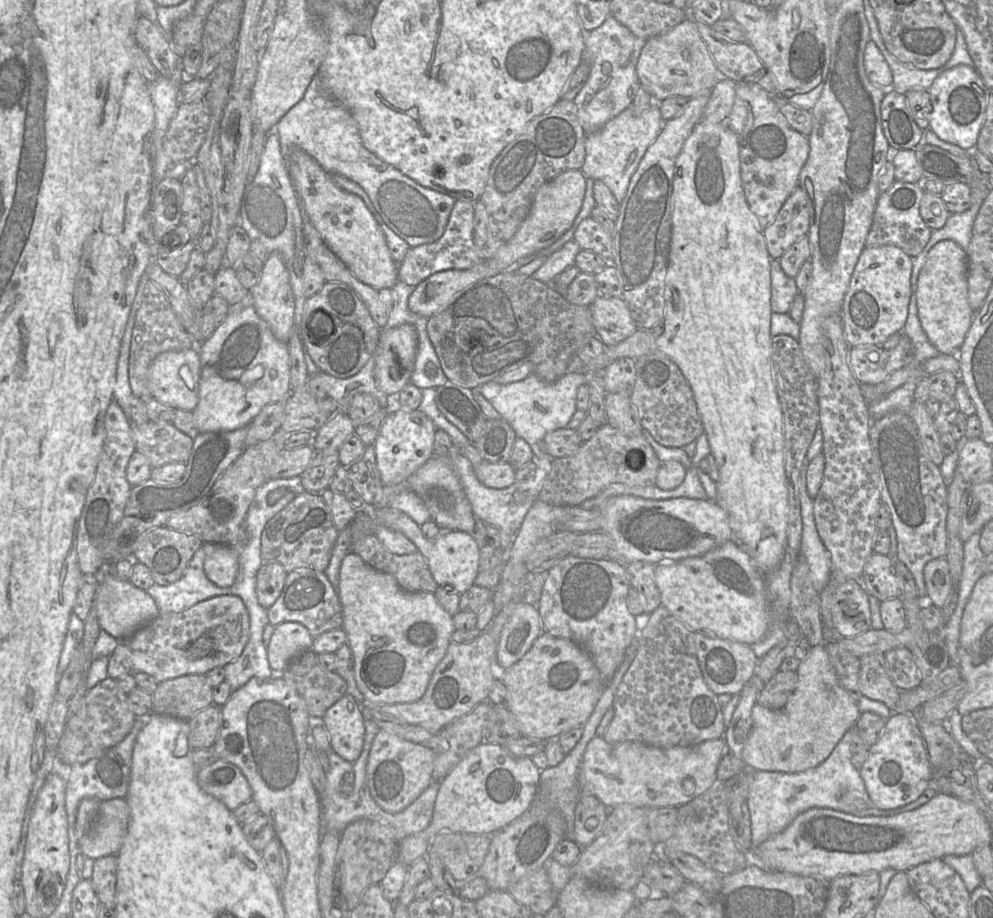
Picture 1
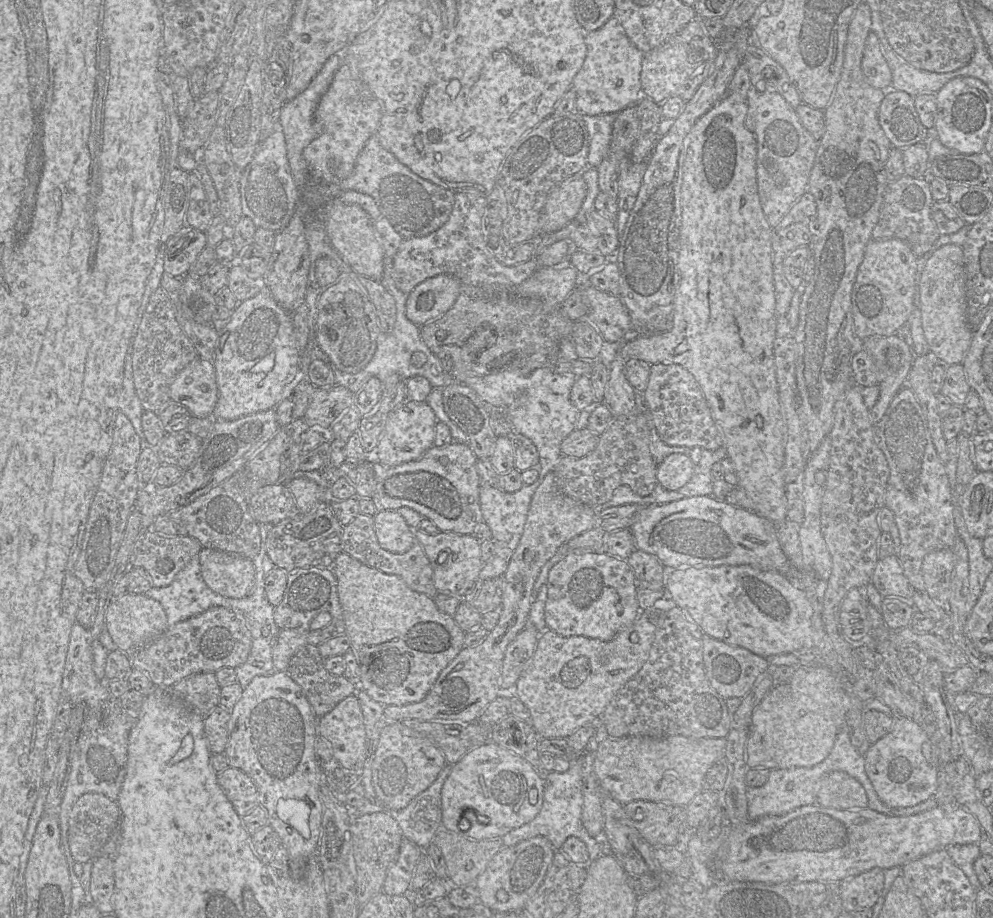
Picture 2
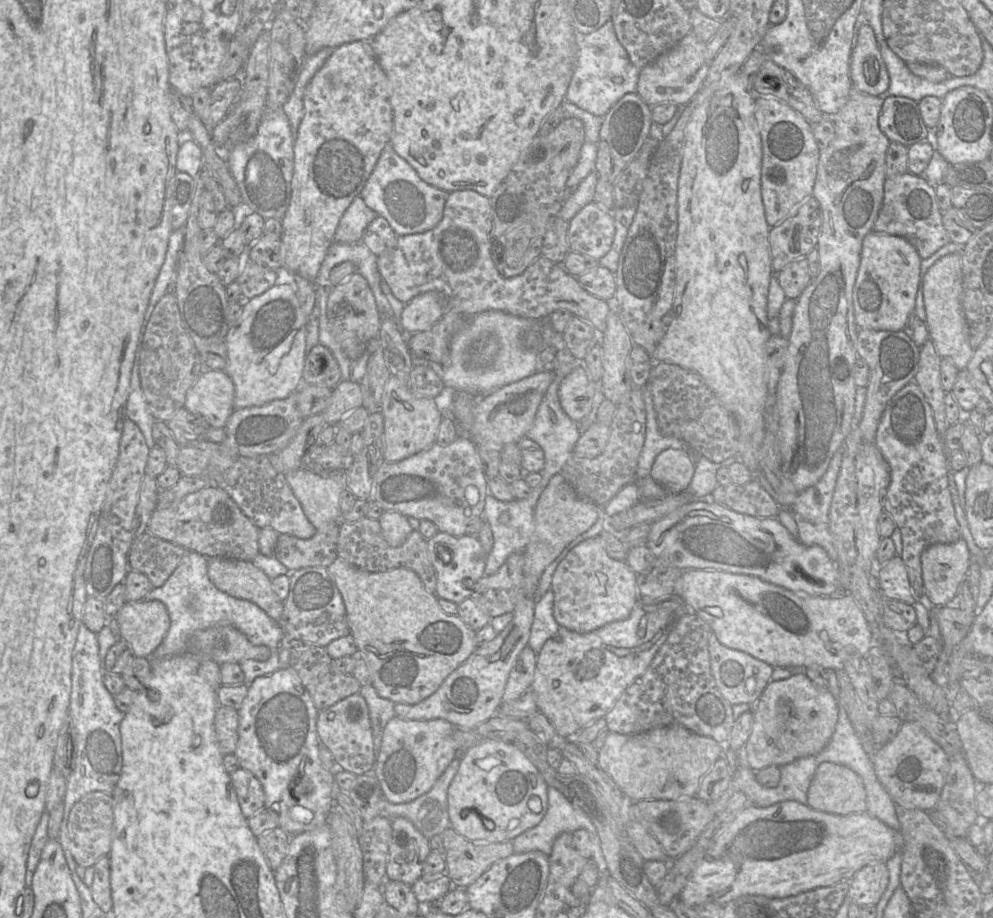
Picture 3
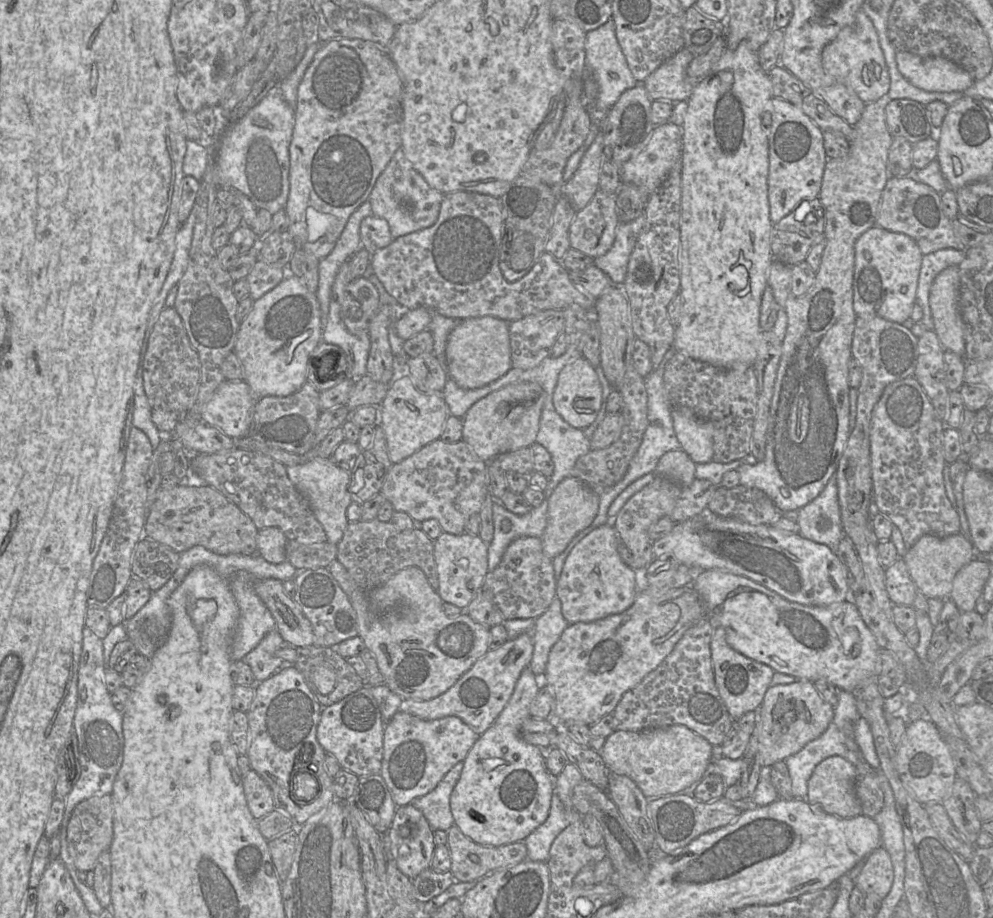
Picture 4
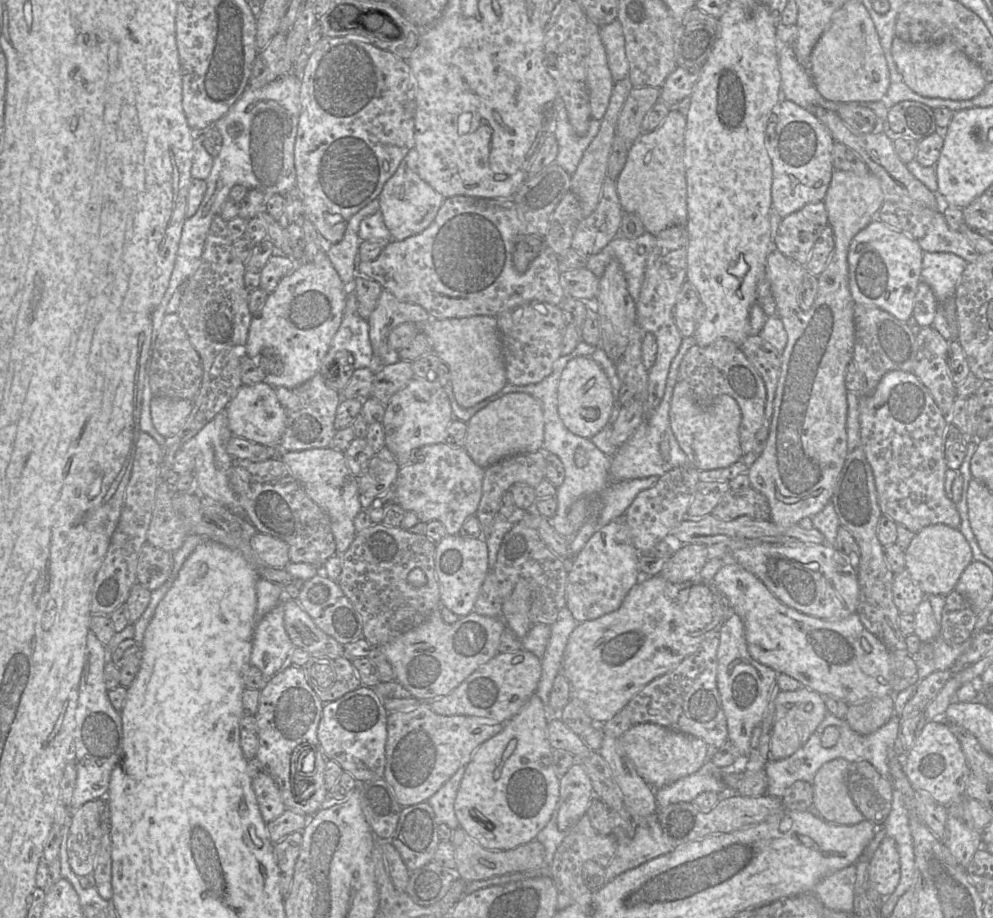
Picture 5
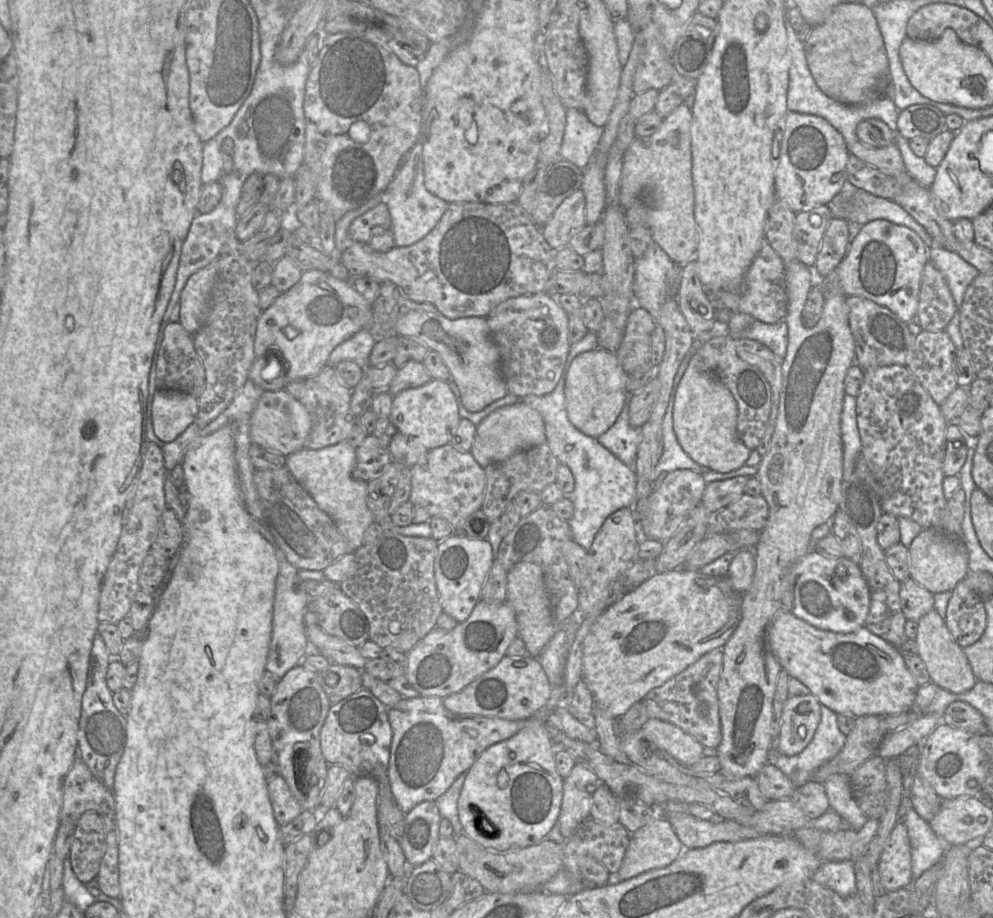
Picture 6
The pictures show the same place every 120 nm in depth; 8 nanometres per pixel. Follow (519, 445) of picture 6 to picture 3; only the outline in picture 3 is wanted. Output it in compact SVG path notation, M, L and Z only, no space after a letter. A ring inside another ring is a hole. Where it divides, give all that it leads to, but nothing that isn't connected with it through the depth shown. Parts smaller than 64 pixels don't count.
M539 371L478 398L473 409L474 422L469 432L469 437L475 445L493 443L498 448L502 448L508 443L517 443L526 437L526 433L533 425L537 409L553 379L552 371Z

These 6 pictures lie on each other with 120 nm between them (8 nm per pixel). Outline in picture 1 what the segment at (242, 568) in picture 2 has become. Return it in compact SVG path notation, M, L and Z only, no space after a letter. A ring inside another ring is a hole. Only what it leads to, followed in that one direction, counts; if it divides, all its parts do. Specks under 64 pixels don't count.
M203 543L205 551L204 571L215 585L232 586L239 573L239 557L236 549L223 544Z

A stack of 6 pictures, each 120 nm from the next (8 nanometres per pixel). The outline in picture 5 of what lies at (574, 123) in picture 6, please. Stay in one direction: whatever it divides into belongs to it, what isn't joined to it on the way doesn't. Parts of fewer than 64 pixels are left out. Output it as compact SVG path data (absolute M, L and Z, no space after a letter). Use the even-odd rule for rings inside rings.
M558 96L555 108L554 135L558 144L556 164L569 175L573 175L584 154L600 129L601 122L591 118L589 128L584 136L577 136L574 132L562 99Z

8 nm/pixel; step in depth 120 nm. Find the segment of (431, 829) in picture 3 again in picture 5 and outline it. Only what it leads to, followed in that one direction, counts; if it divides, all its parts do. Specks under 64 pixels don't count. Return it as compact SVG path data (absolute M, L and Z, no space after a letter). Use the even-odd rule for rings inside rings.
M466 766L459 768L427 802L432 807L438 823L446 824L452 831L459 827L454 811L454 802L465 773Z

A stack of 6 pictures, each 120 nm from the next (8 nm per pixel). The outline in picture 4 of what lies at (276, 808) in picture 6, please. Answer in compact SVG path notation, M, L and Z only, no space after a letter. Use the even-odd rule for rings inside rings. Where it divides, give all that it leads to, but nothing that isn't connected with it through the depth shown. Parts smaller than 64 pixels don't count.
M253 769L246 774L242 774L242 786L248 808L256 820L275 809L270 787Z

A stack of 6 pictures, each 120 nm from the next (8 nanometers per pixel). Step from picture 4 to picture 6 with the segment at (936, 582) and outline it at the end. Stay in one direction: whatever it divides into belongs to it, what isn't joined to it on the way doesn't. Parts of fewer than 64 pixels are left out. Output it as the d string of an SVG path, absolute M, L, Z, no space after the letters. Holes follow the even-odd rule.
M923 528L911 542L908 551L910 578L932 594L952 591L969 572L968 551L963 542L937 529Z

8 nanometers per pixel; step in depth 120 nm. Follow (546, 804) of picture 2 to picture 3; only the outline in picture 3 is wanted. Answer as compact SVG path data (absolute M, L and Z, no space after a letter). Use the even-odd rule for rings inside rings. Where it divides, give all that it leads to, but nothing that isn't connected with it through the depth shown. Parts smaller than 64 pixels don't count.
M548 786L548 808L545 816L537 826L523 832L513 839L514 852L527 853L537 850L546 855L550 855L553 843L558 835L563 832L573 833L578 829L585 829L588 831L592 844L592 860L598 866L601 875L608 875L606 860L595 825L582 809L574 806L559 790L550 786Z

